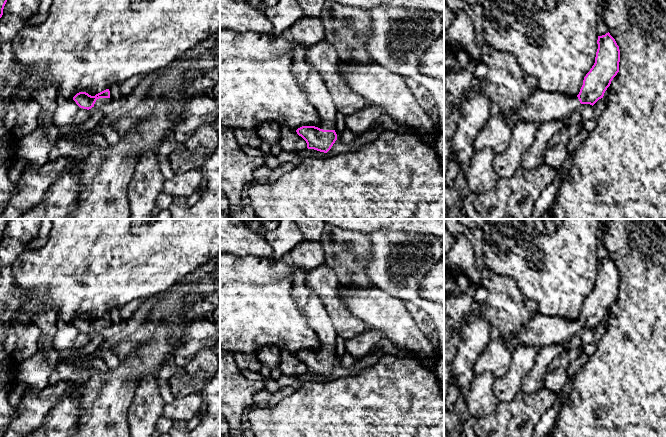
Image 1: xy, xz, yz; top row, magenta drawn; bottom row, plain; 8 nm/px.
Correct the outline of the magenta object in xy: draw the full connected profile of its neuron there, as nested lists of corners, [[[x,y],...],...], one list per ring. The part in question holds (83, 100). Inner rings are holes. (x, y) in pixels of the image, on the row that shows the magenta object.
[[[106,89],[95,96],[91,96],[86,92],[79,92],[73,97],[73,100],[80,108],[89,110],[95,107],[99,109],[111,101],[110,91]]]

